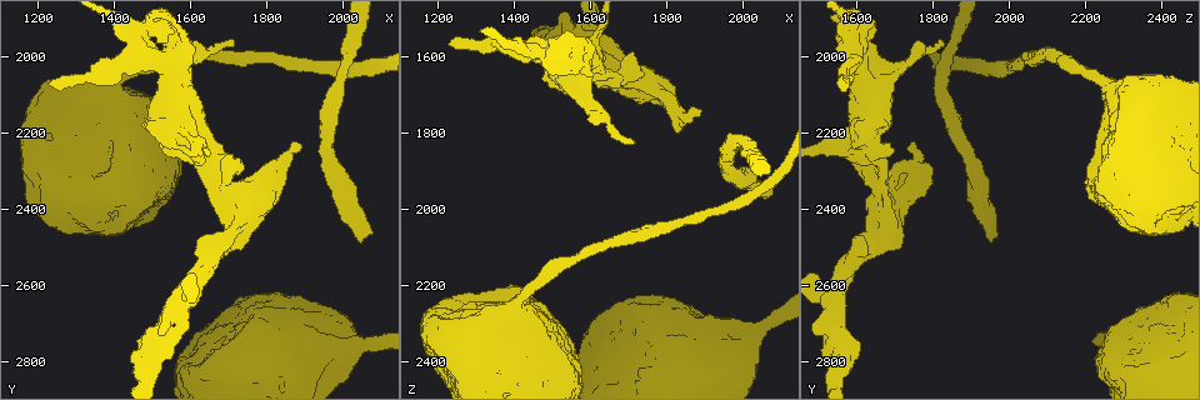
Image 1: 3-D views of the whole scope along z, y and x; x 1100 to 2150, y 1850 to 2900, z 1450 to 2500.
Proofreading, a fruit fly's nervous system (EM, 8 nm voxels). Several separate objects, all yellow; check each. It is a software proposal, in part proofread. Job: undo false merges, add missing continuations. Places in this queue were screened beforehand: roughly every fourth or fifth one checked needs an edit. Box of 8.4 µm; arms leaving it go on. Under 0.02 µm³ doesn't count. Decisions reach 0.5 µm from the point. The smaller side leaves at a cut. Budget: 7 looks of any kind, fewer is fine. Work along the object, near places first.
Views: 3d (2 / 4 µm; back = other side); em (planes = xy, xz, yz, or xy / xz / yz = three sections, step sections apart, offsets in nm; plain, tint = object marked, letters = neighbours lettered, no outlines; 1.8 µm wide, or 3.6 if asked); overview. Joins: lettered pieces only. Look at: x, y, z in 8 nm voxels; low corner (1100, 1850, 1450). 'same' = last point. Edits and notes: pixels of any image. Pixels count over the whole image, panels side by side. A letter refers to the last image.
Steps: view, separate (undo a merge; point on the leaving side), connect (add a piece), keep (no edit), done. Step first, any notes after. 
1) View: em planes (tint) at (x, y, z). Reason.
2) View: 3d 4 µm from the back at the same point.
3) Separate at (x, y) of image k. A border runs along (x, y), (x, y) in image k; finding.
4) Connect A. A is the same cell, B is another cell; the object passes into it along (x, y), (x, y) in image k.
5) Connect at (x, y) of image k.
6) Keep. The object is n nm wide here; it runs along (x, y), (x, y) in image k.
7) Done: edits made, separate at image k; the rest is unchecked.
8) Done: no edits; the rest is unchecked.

View: 3d 2 µm from the back at (2050, 2495, 1945).

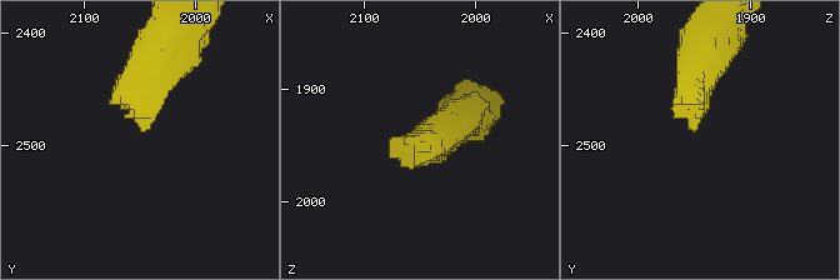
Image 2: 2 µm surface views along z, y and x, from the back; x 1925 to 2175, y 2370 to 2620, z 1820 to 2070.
View: em yz step 16 (letters) at (2044, 2488, 1952).

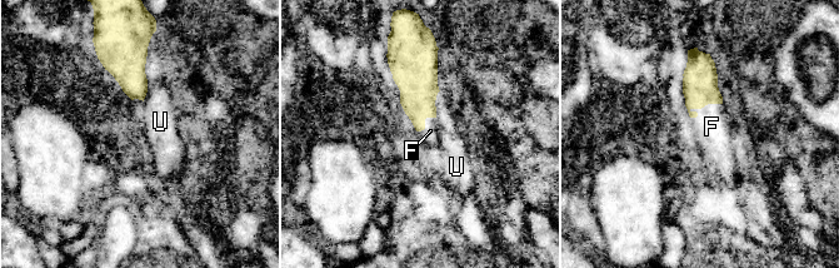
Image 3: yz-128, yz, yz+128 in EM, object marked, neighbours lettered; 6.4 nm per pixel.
View: em planes (letters) at the same point. Another direction.

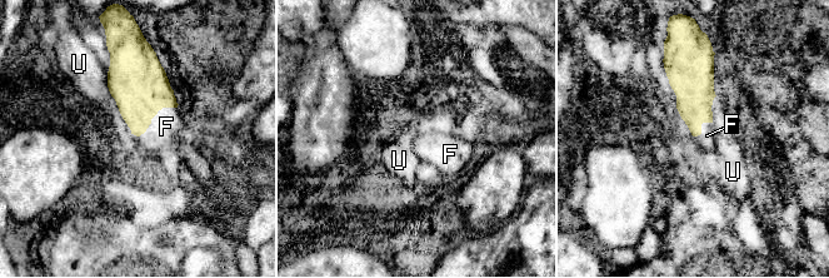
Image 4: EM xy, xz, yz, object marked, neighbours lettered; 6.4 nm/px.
Connect F. The longest contact is with F, 320 nm; F is the same cell, U is another cell; the cell continues.

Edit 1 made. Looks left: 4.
View: overview. See it whole again.

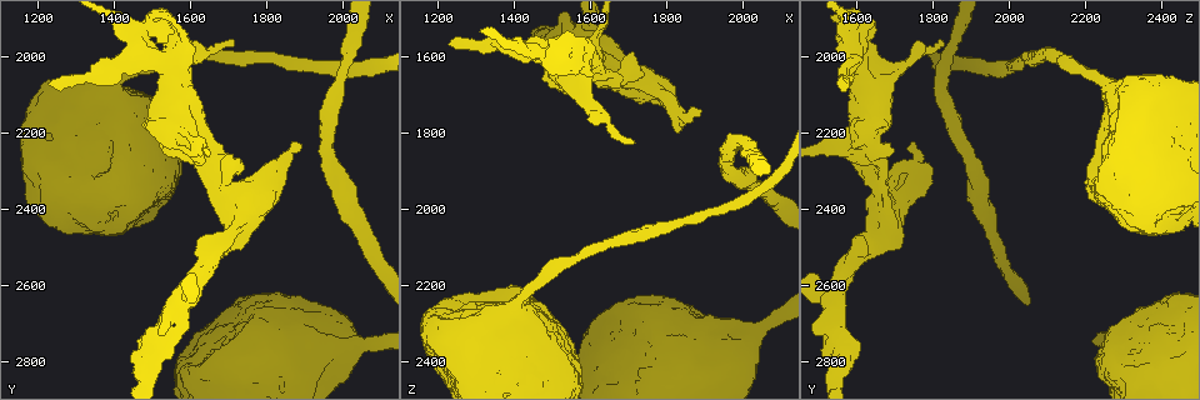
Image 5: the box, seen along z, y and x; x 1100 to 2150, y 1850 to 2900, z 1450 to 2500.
View: 3d 2 µm at (1705, 2445, 1695). Three arms meet.

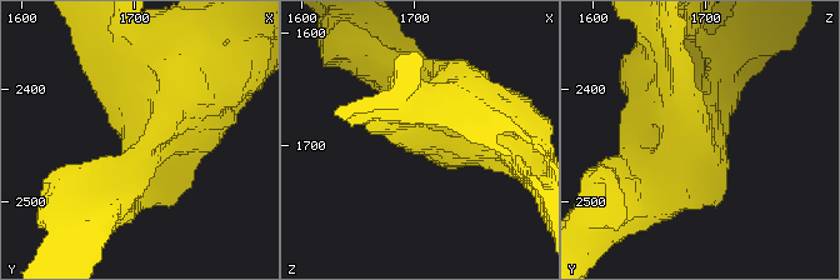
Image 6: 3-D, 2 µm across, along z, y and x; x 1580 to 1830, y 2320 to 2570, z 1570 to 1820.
View: em planes (tint) at (1710, 2438, 1694).

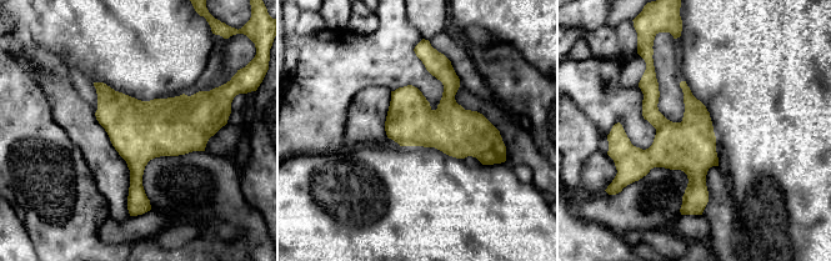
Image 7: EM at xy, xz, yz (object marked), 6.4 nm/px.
View: em planes (letters) at the same point. See the neighbours.

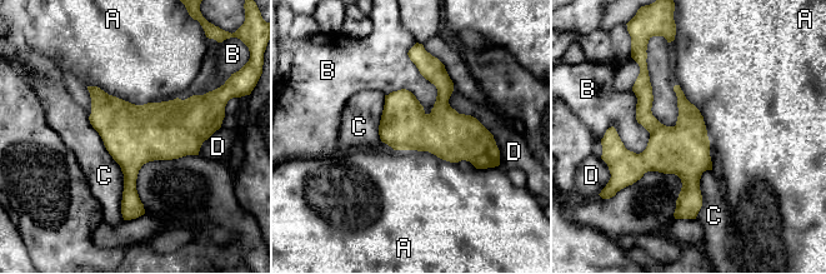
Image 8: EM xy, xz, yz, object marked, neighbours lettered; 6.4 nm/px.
Keep. A, B, C and D are other cells; 3 arms meet here; a border runs along (410, 48), (436, 89), (429, 114) in image 8; all the same cell.

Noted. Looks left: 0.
Done: edits made, connect at image 4; the rest is unchecked.

